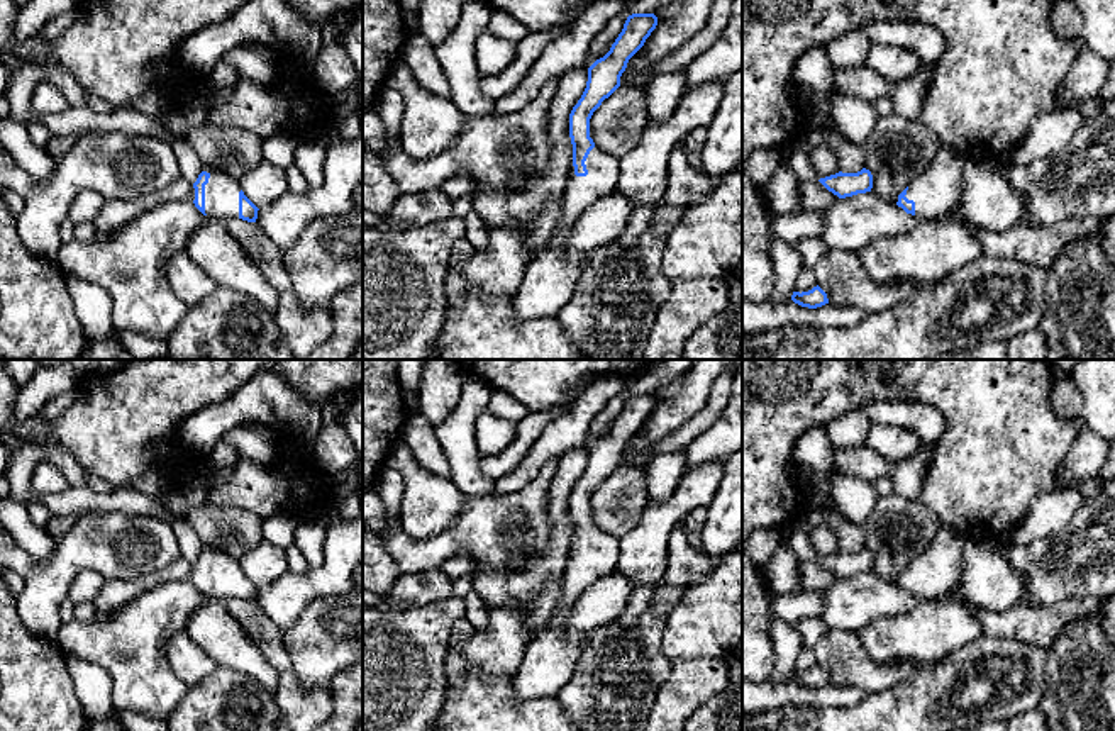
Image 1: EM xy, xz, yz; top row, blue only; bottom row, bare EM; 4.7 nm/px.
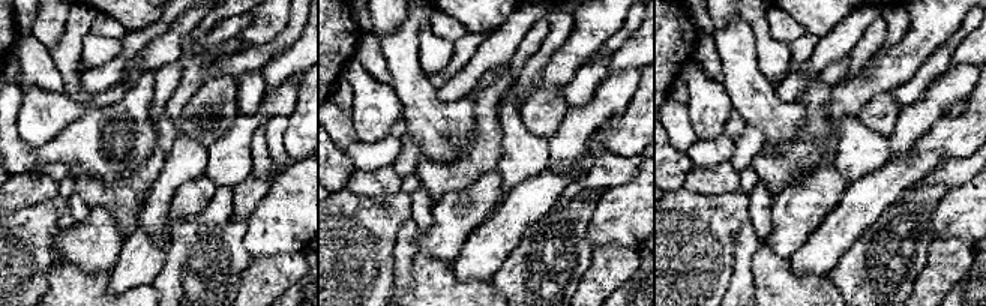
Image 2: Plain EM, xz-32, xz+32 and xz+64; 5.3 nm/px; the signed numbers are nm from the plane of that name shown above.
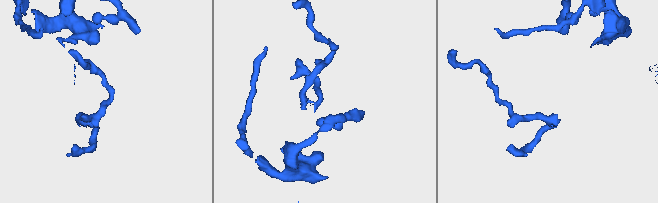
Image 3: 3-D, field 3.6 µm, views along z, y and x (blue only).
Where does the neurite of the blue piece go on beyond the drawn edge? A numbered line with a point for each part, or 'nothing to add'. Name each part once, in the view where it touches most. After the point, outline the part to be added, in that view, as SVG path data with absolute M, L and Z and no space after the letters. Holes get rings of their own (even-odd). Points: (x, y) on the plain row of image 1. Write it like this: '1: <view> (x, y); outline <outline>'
1: xz (604, 550); outline M593 527L585 541L588 555L576 556L573 538L569 543L569 560L563 572L563 583L556 609L546 629L559 629L566 622L576 599L593 582L617 572L620 556L620 539Z

